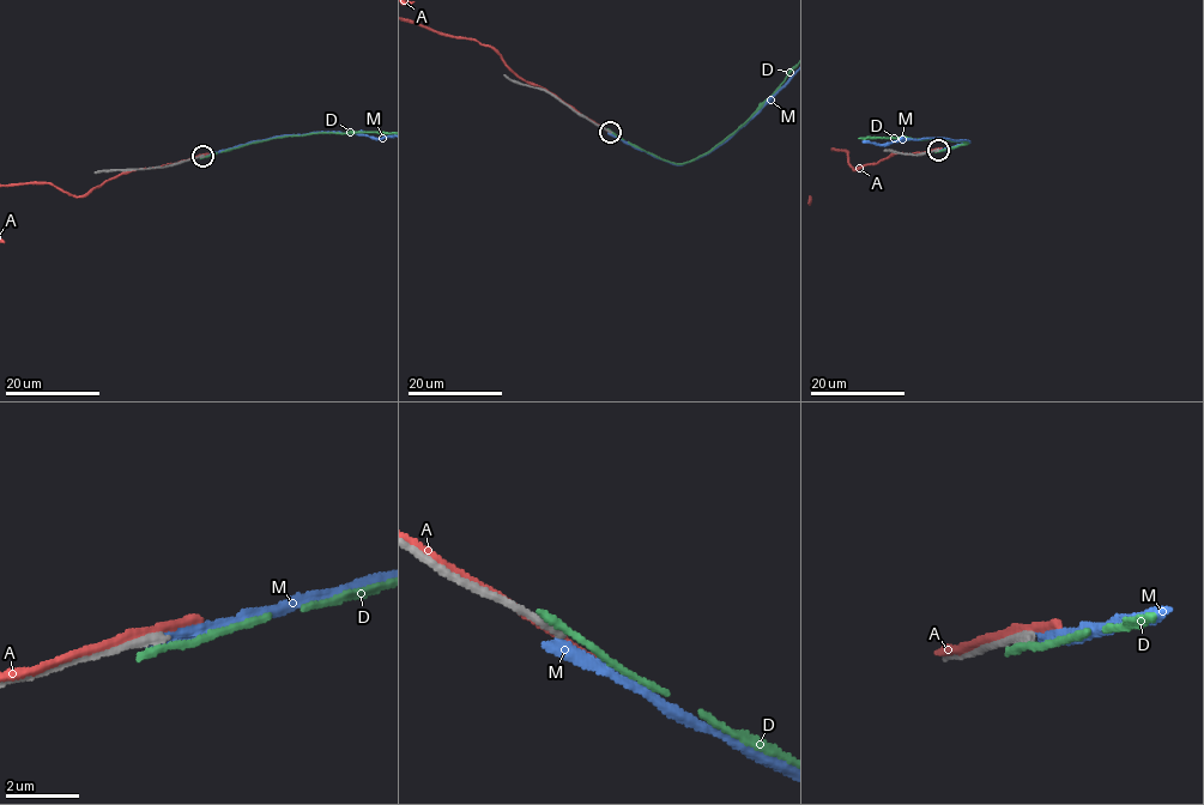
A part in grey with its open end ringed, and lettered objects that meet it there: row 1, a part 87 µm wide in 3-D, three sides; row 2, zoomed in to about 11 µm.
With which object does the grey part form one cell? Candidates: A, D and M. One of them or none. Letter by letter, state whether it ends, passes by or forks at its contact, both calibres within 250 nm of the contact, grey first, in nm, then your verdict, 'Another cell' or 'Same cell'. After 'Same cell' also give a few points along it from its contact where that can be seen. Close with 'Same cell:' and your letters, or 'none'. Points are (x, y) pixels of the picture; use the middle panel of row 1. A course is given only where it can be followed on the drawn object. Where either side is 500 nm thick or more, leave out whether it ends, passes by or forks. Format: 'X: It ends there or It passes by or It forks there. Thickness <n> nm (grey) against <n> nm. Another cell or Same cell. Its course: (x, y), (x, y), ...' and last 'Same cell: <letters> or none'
A: It passes by. Thickness 190 nm (grey) against 200 nm. Another cell
D: It ends there. Thickness 280 nm (grey) against 240 nm. Another cell
M: It ends there. Thickness 280 nm (grey) against 440 nm. Another cell
Same cell: none

